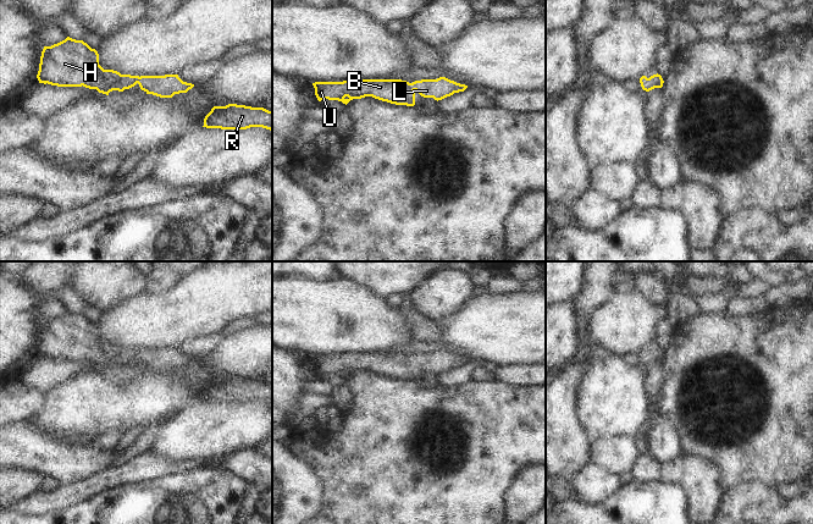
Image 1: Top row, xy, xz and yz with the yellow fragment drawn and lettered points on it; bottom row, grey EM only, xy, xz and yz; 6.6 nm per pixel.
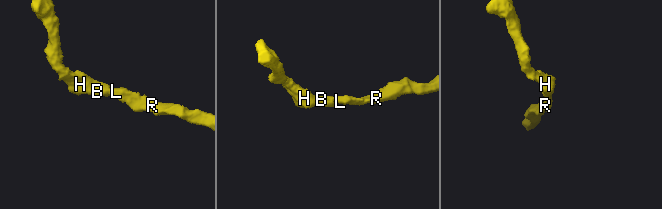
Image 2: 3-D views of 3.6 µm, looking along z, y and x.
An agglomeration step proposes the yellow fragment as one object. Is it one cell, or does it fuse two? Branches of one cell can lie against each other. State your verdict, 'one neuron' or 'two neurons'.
one neuron

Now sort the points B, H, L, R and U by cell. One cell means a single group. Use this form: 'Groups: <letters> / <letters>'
Groups: B H L R U.

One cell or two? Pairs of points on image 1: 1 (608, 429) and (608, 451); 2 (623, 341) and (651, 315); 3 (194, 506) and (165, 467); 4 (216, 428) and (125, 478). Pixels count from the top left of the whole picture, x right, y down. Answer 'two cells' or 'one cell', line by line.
1: two cells
2: one cell
3: two cells
4: two cells

